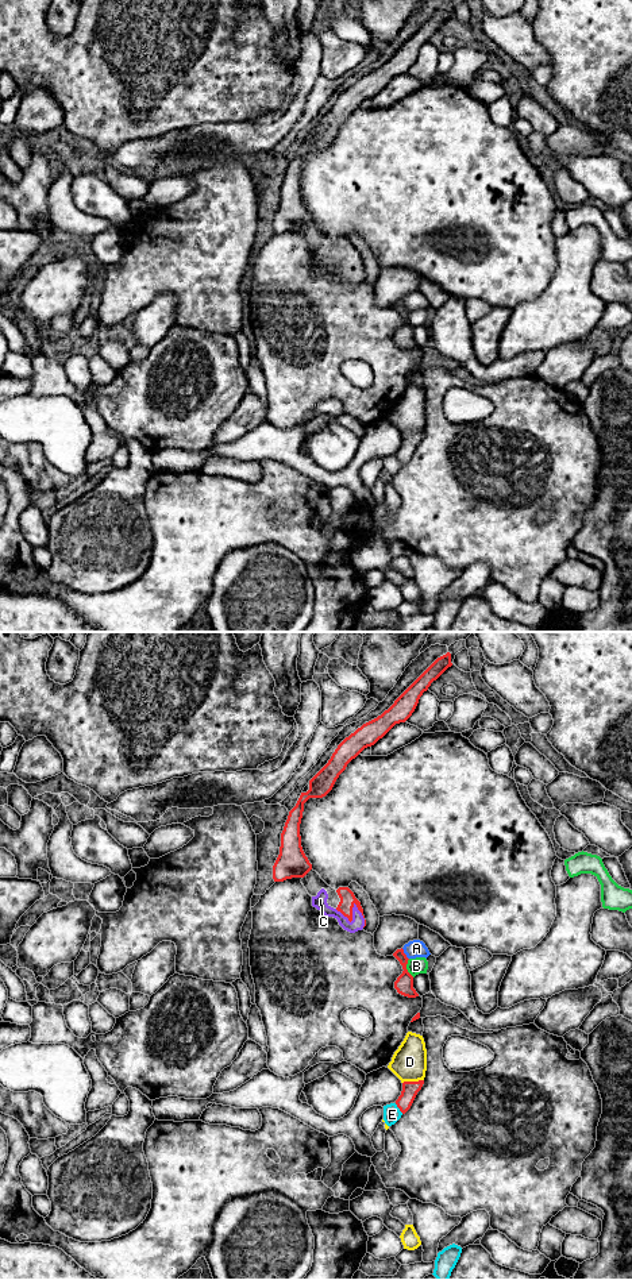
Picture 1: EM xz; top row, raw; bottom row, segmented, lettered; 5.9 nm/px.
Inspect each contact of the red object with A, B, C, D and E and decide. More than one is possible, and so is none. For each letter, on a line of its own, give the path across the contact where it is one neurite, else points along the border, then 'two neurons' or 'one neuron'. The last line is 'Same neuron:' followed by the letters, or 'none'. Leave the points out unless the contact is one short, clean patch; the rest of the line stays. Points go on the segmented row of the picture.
A: two neurons
B: two neurons
C: one neuron
D: two neurons
E: two neurons
Same neuron: C

